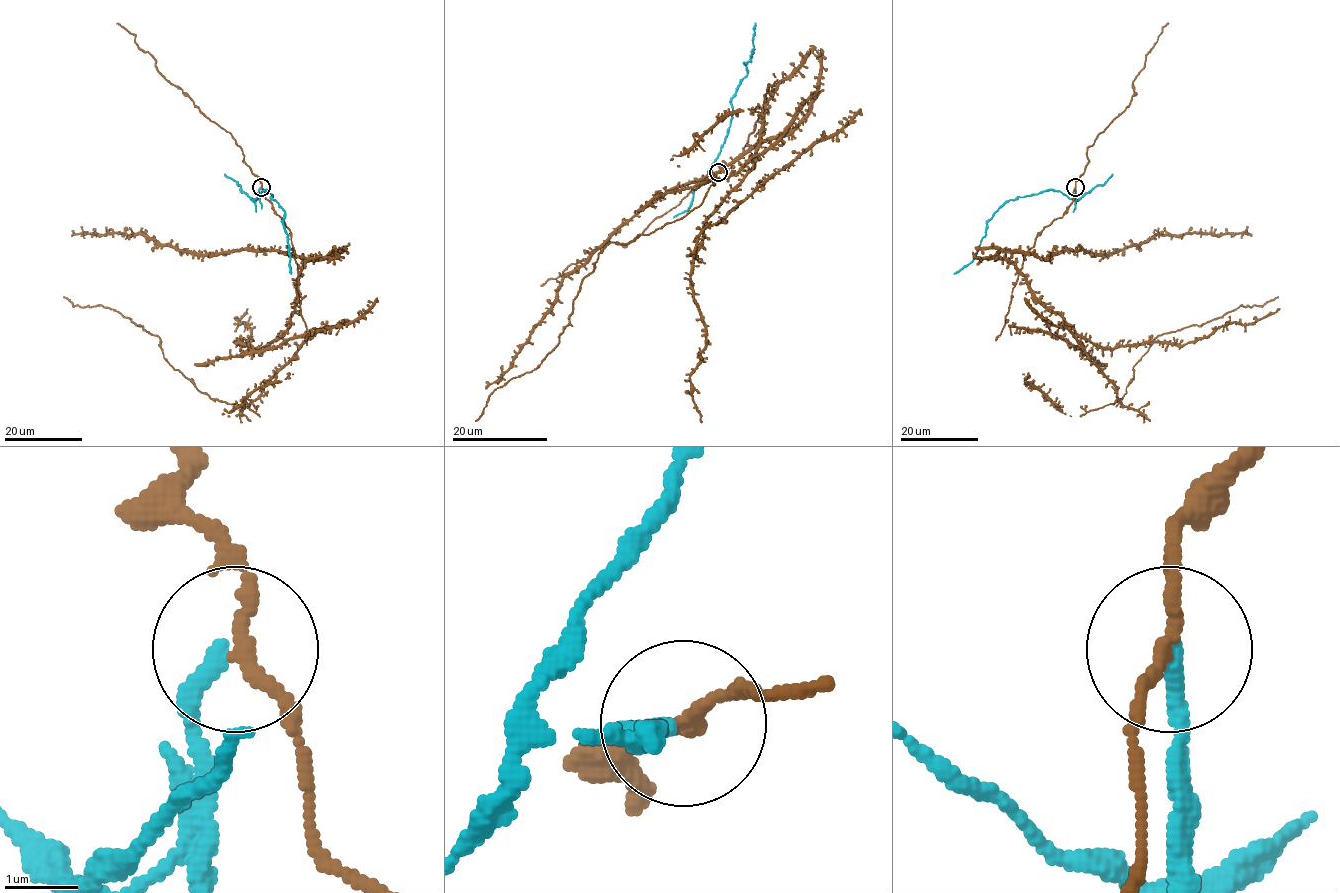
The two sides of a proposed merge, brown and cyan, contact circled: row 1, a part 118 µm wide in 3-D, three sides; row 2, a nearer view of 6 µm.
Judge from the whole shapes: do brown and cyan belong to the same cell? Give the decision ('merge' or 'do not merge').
do not merge

